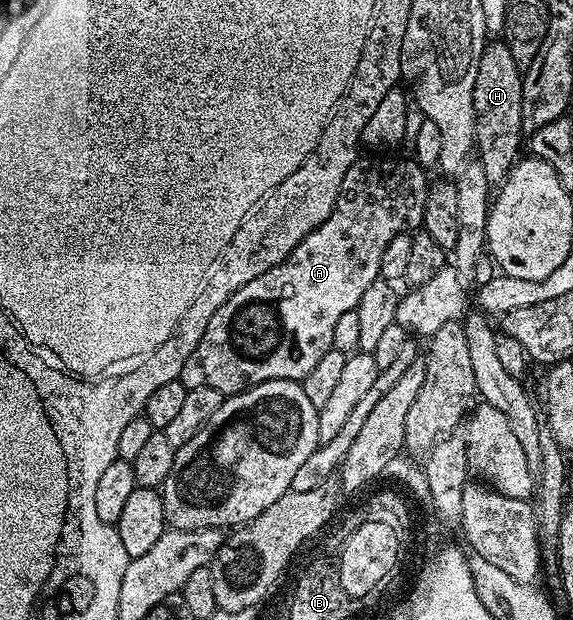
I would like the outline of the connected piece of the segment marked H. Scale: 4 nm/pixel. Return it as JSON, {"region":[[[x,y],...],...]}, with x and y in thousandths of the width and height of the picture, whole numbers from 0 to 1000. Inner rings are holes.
{"region":[[[866,61],[850,69],[825,139],[827,226],[832,250],[838,248],[834,261],[845,269],[845,284],[859,303],[874,302],[883,290],[906,253],[908,229],[914,226],[913,184],[908,182],[913,158],[909,118],[880,66]]]}

